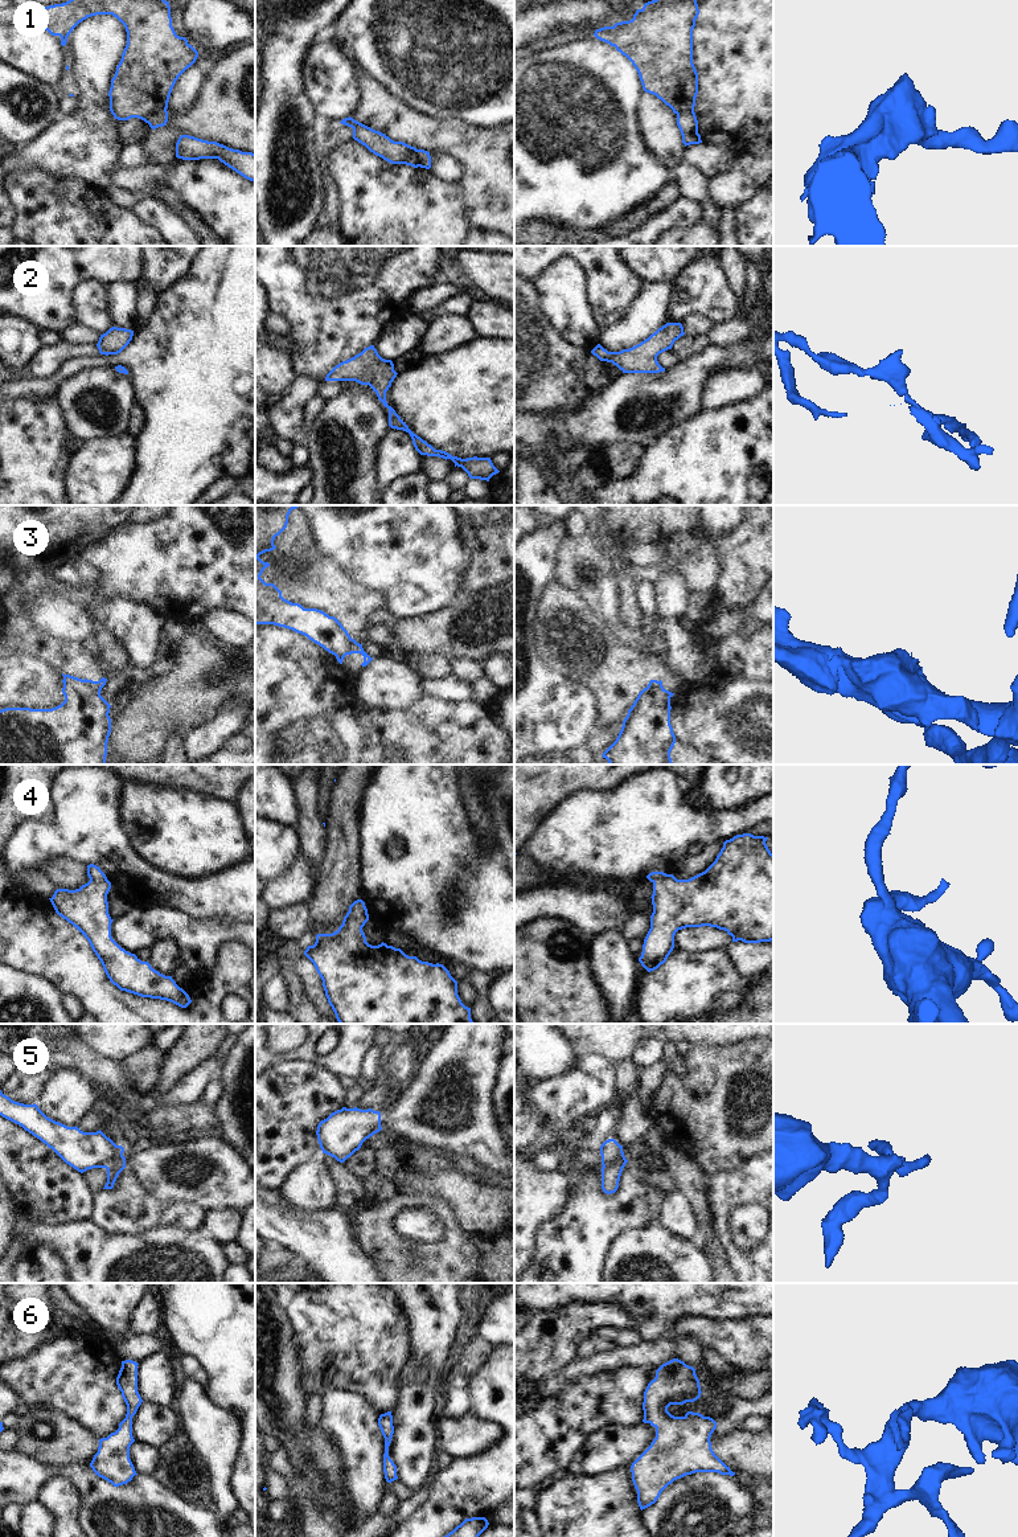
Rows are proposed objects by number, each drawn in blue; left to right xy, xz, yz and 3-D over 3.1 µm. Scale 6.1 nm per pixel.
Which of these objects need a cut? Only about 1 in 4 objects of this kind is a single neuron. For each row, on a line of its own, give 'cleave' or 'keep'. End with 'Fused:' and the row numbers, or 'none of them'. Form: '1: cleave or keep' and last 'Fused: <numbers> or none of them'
1: cleave
2: keep
3: cleave
4: keep
5: cleave
6: keep
Fused: 1, 3, 5

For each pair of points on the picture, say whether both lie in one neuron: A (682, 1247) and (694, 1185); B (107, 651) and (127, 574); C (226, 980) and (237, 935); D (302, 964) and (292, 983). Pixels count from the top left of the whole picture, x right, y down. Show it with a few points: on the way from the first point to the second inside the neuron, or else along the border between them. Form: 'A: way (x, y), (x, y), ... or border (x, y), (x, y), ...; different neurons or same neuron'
A: border (690, 1240), (704, 1250); different neurons
B: border (99, 626), (90, 642); different neurons
C: border (241, 942), (224, 942), (218, 949), (216, 966); different neurons
D: border (302, 953), (291, 967), (315, 999); different neurons

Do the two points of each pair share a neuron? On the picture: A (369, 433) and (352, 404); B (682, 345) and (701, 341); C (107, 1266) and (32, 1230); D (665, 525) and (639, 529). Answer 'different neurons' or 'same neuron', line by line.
A: same neuron
B: same neuron
C: same neuron
D: same neuron

